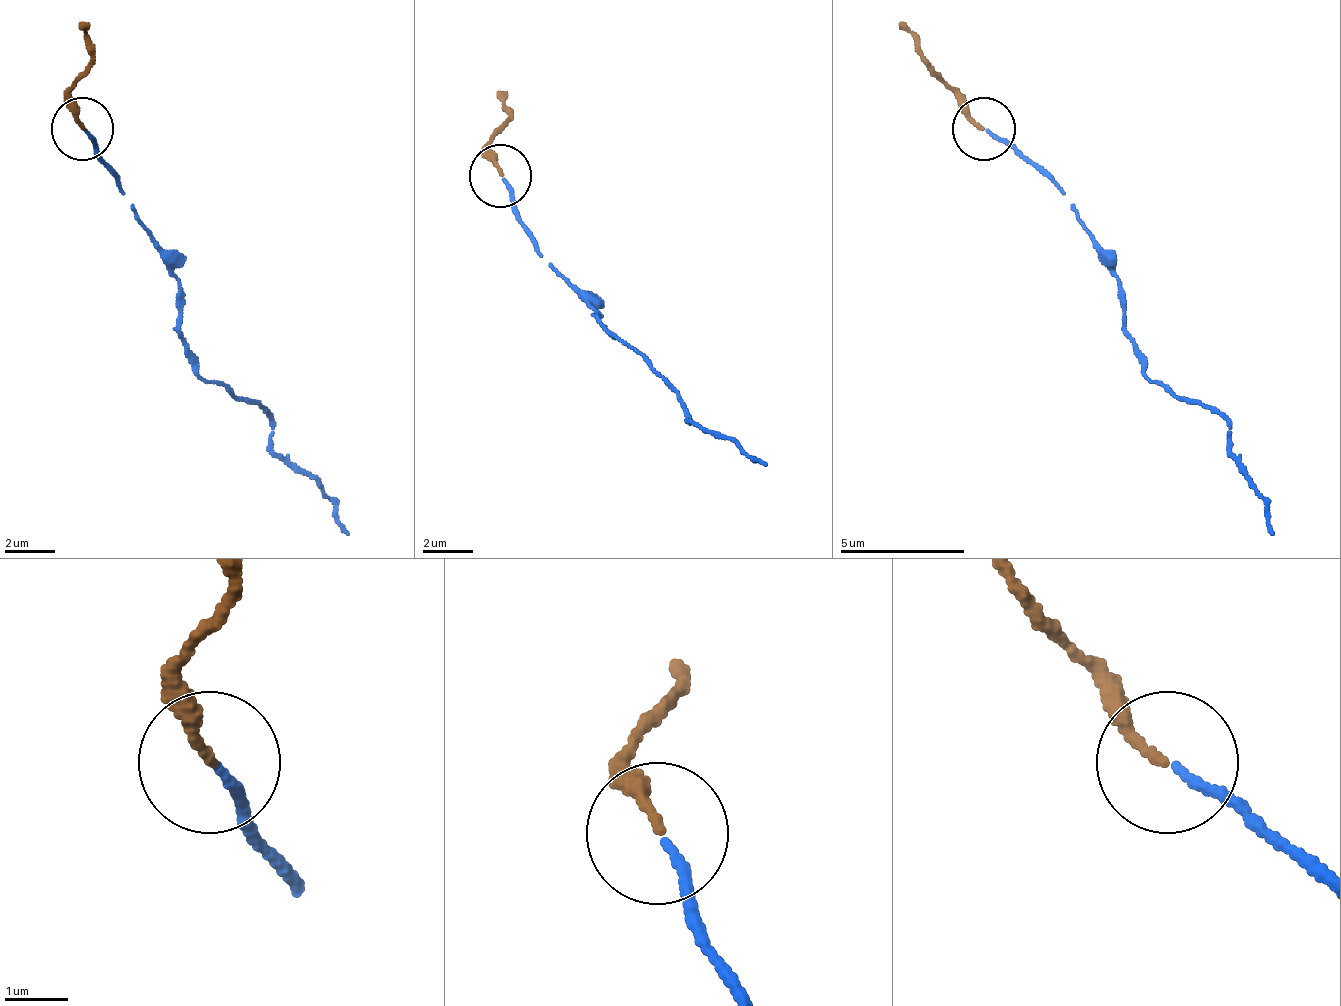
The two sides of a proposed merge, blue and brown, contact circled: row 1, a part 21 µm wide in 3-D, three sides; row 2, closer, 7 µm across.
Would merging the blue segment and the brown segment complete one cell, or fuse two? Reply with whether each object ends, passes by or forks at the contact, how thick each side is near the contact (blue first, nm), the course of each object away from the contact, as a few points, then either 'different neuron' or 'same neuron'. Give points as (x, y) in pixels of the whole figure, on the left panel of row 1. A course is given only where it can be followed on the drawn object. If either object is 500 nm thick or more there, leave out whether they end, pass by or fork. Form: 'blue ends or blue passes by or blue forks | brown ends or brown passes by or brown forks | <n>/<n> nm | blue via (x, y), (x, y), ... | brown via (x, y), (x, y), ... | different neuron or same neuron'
blue ends | brown ends | 130/140 nm | blue via (84, 127), (121, 196), (177, 283), (177, 339), (190, 364), (271, 421), (271, 446), (321, 489), (346, 533) | brown via (84, 127), (71, 102), (90, 58), (78, 21) | same neuron

